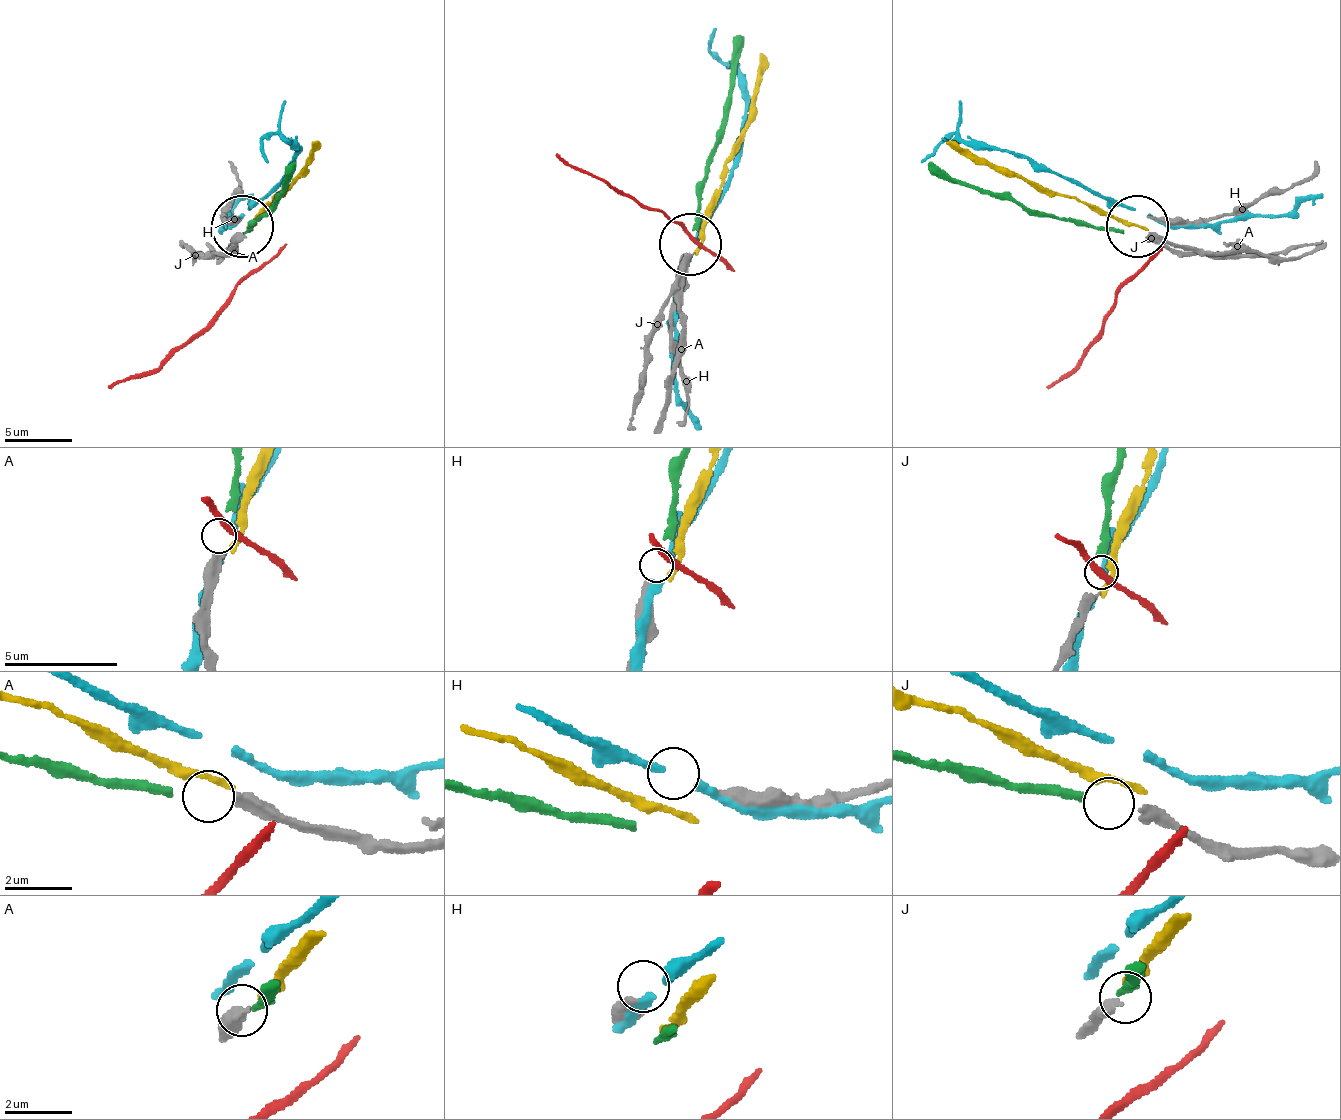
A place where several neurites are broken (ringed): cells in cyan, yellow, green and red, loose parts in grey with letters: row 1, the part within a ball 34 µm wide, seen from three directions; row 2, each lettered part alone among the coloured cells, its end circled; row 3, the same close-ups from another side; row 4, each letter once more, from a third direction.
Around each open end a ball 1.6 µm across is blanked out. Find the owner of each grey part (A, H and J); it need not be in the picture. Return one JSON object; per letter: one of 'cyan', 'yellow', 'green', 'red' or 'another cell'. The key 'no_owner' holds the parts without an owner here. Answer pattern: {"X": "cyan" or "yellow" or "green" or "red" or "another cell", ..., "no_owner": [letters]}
{"A": "another cell", "H": "another cell", "J": "another cell", "no_owner": ["A", "H", "J"]}

